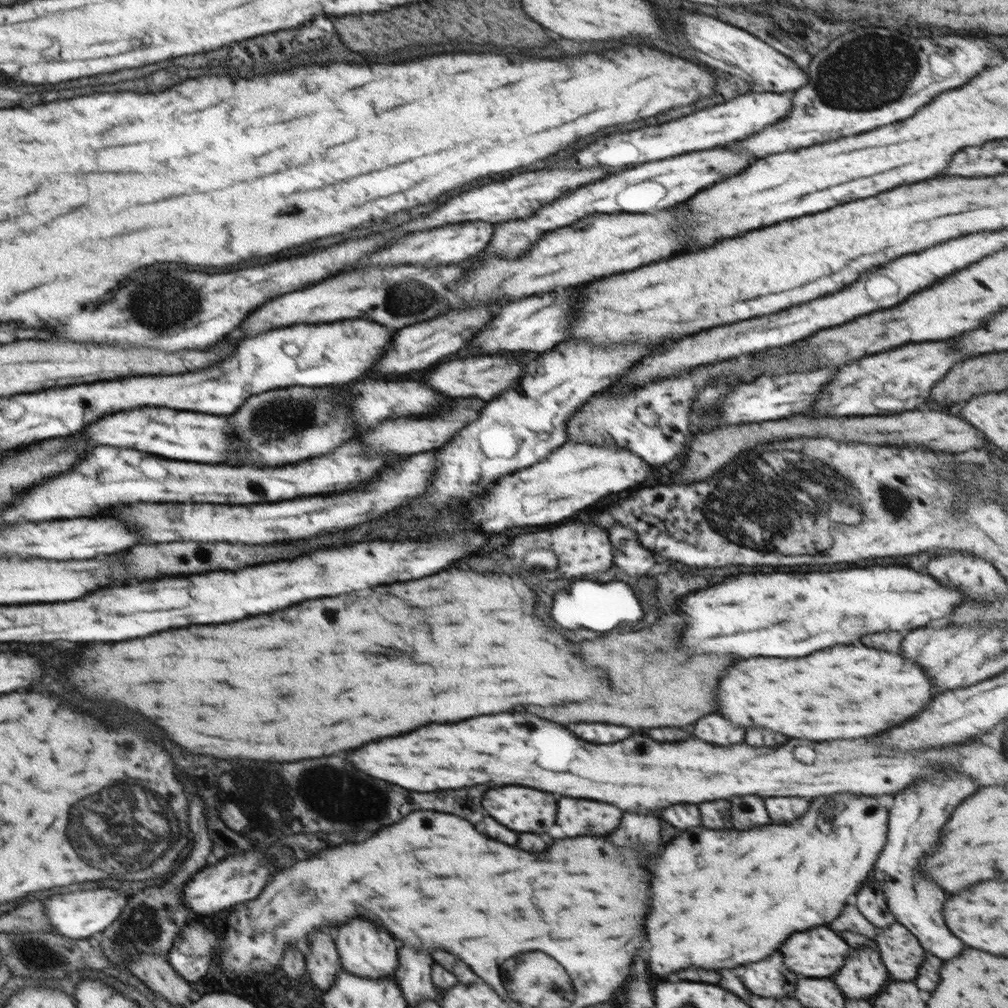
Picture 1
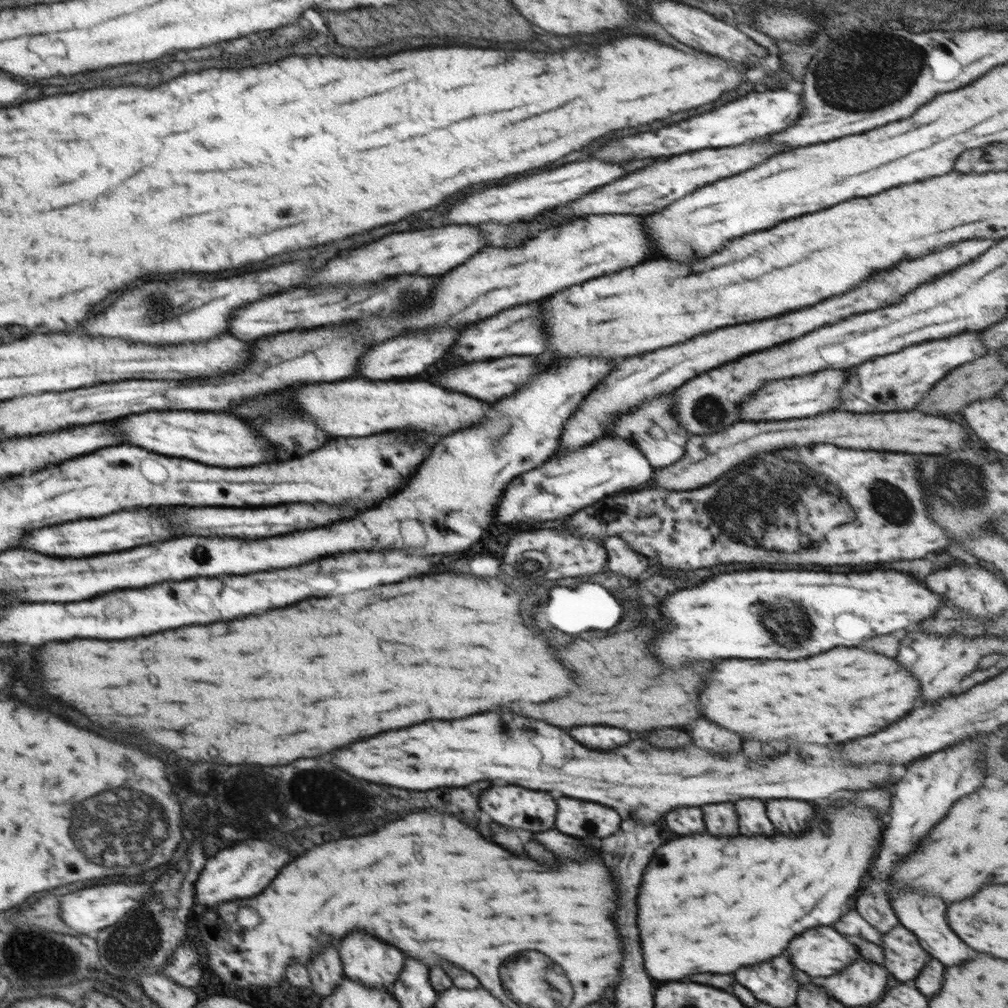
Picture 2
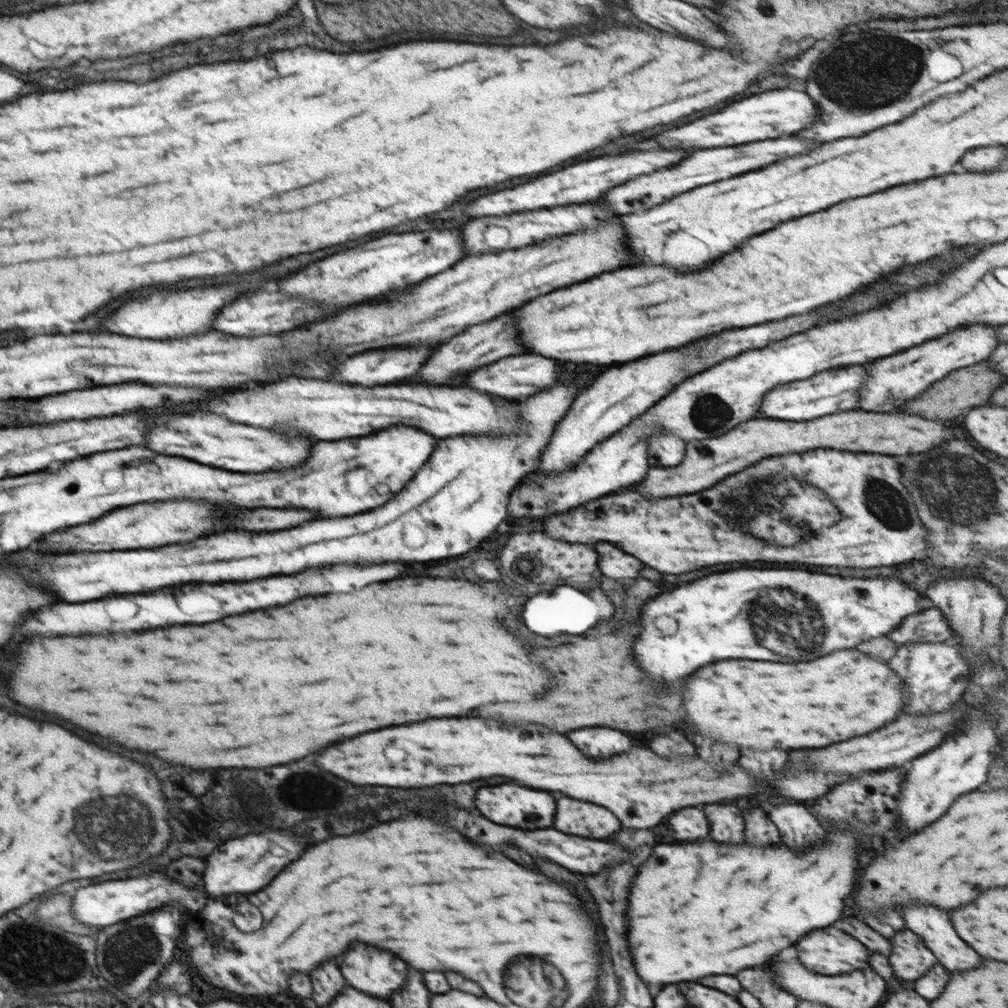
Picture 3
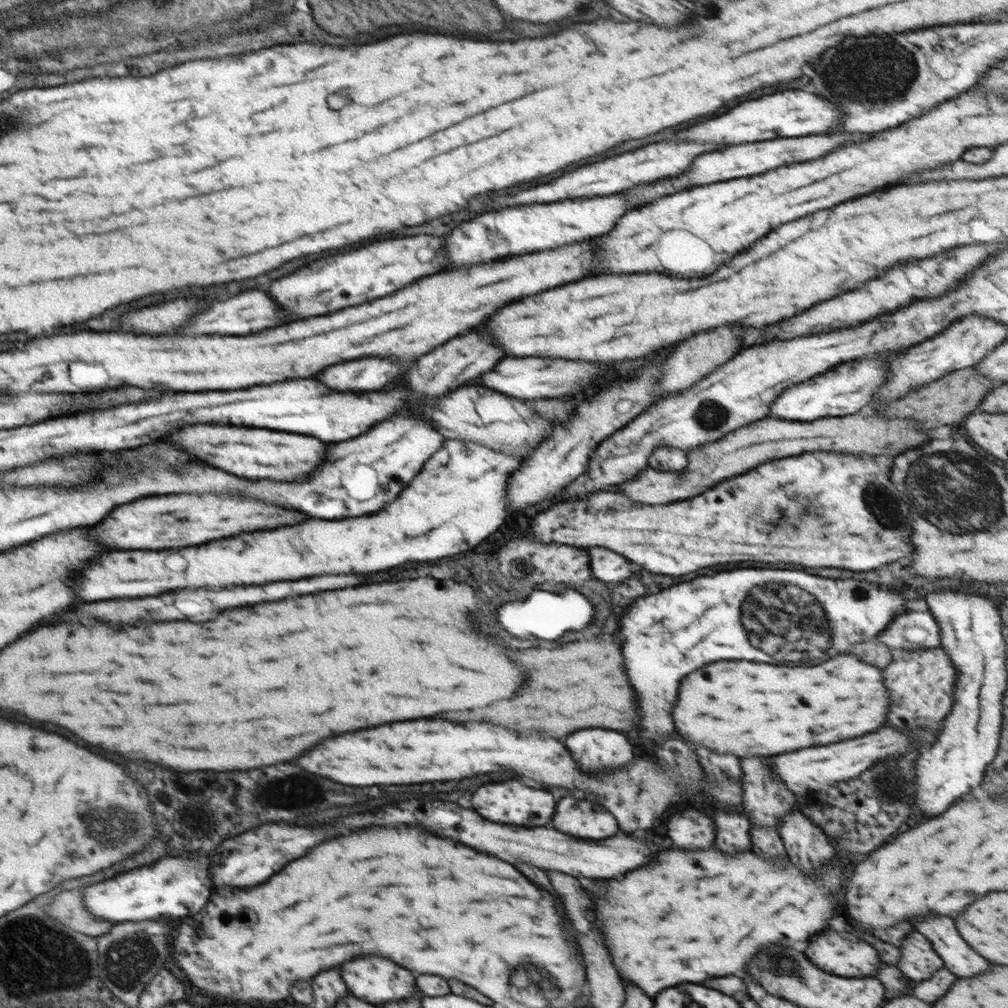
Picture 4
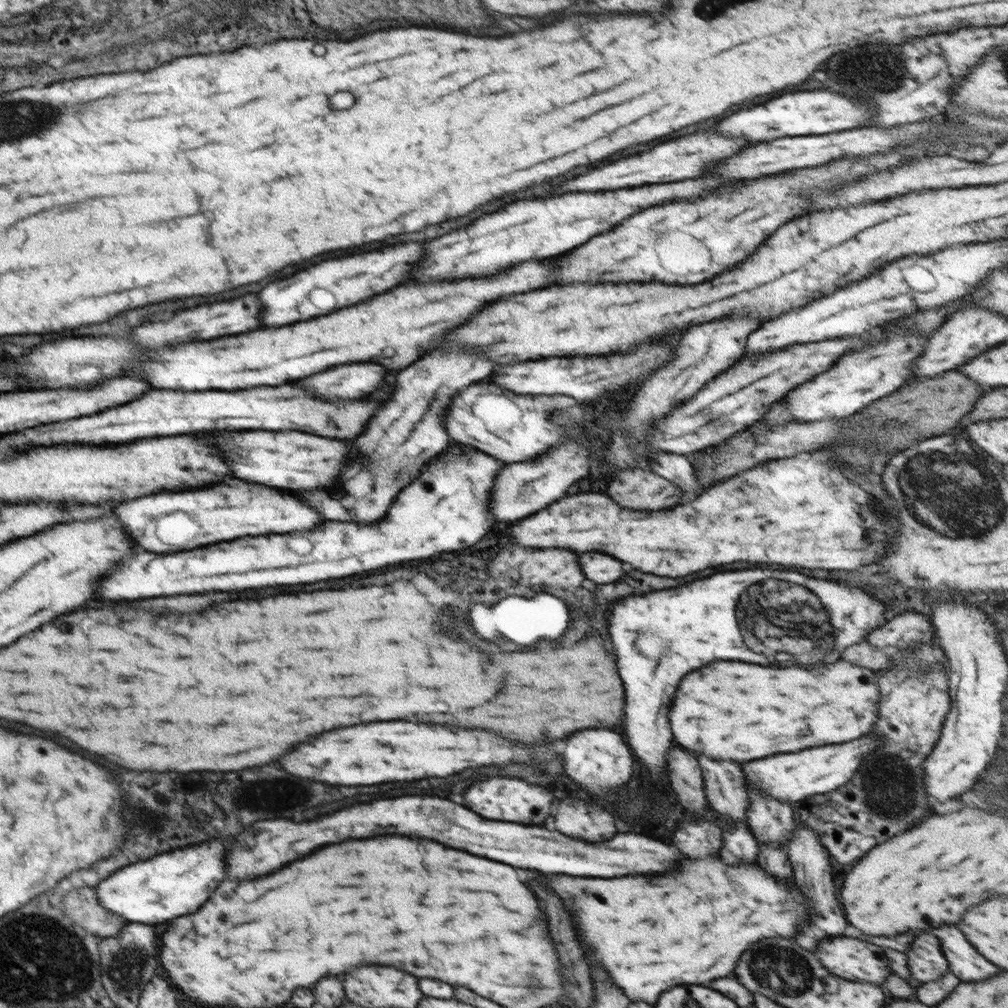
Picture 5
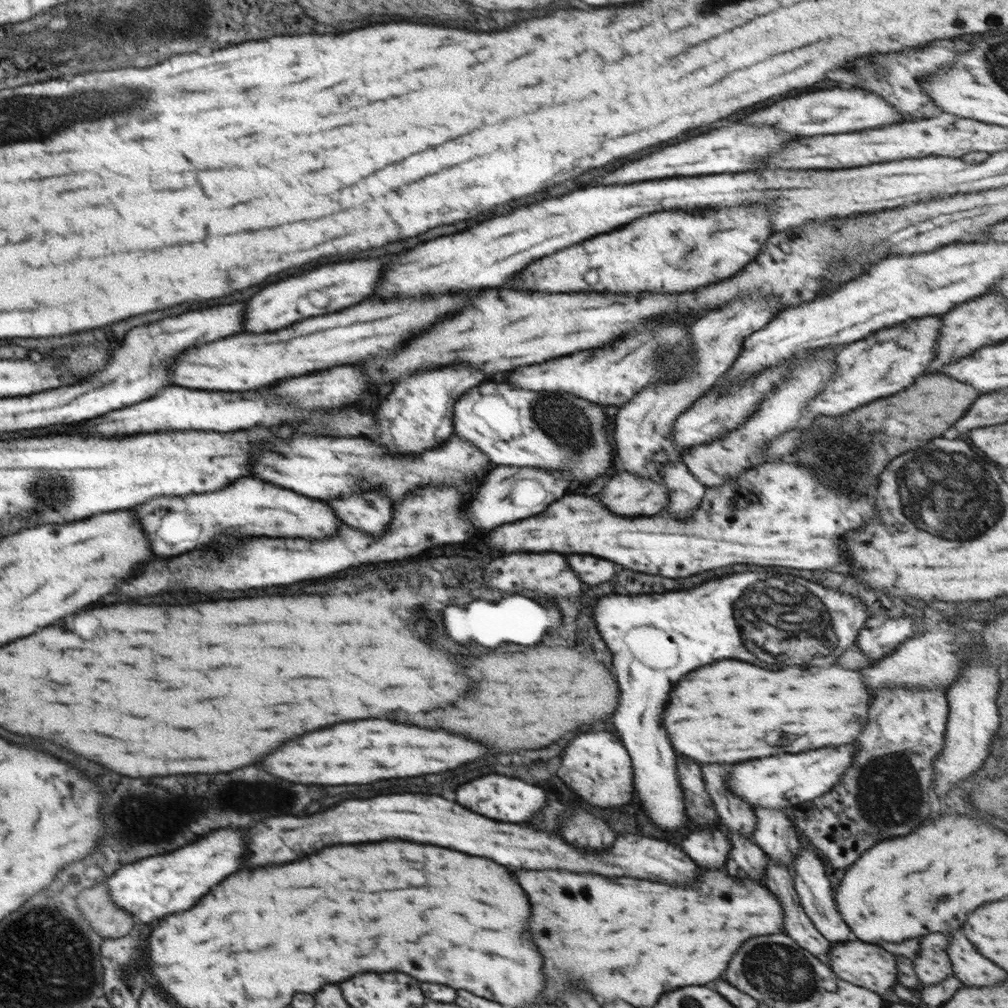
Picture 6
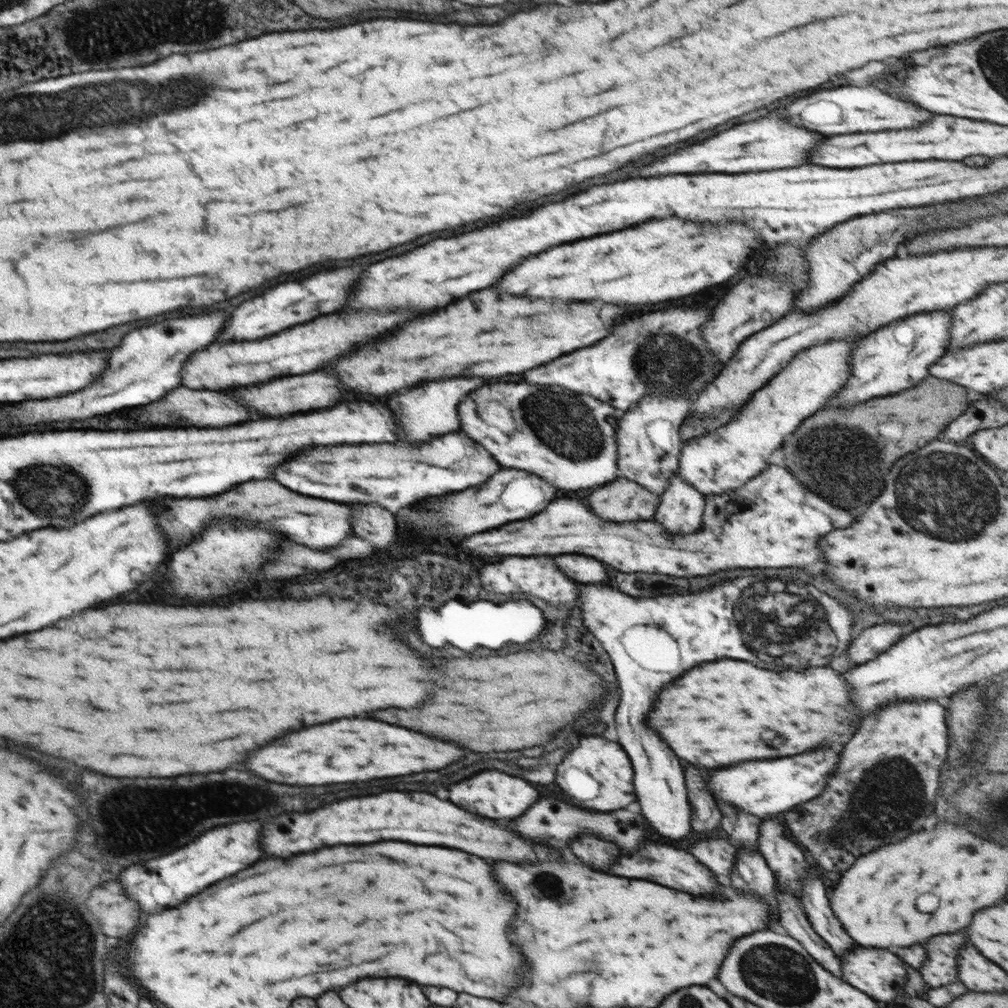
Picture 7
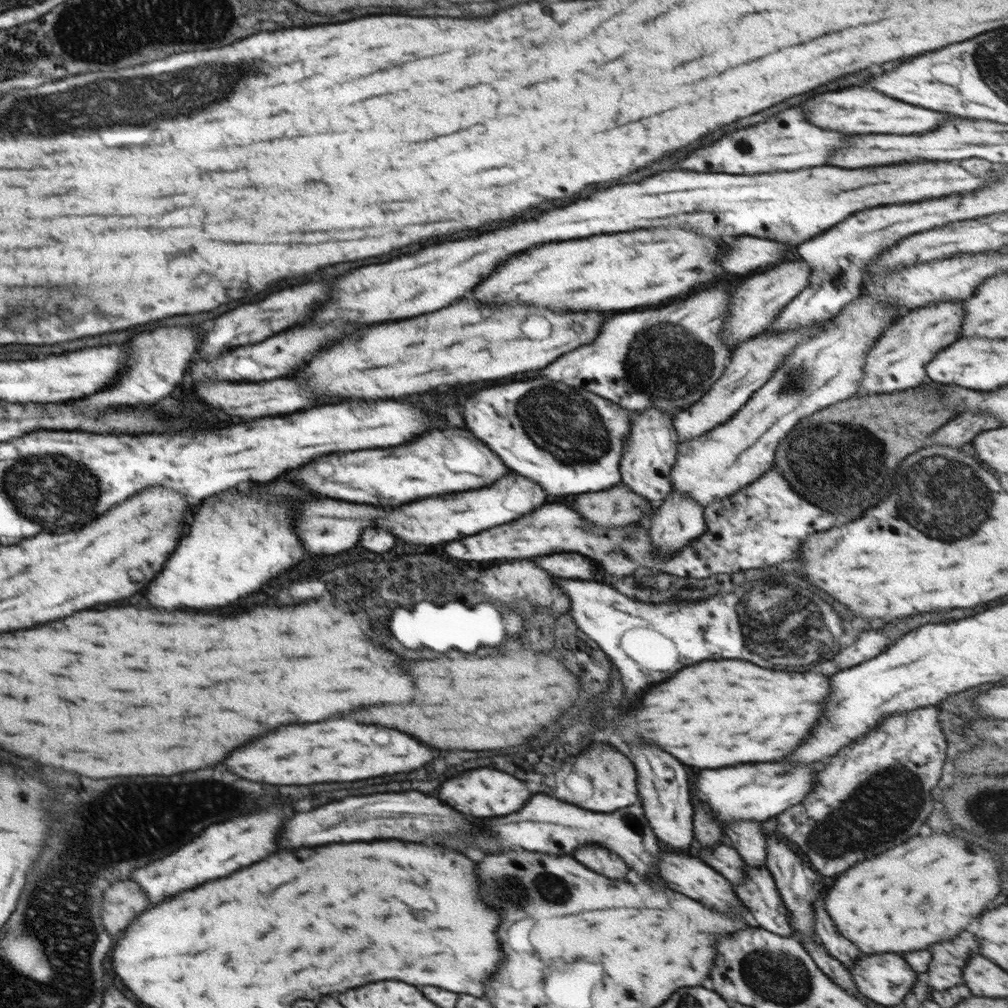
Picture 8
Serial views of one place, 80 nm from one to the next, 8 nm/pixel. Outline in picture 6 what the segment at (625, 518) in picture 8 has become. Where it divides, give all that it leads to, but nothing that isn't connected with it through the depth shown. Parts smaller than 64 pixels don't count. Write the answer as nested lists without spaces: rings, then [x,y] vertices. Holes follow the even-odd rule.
[[[619,469],[598,498],[618,516],[654,516],[668,506],[669,492],[664,484]]]

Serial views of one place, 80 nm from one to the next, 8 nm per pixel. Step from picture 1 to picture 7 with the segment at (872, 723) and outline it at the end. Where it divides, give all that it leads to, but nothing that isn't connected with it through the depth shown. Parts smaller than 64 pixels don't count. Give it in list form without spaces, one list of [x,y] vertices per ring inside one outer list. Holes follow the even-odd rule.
[[[718,660],[700,664],[680,676],[674,684],[666,686],[666,690],[662,690],[656,710],[648,722],[654,726],[654,730],[660,732],[664,742],[680,758],[688,760],[690,764],[708,768],[730,766],[742,760],[794,756],[806,750],[814,750],[822,744],[850,742],[860,718],[856,716],[856,708],[850,698],[850,686],[842,674],[832,668],[808,668],[806,674],[806,667],[802,665],[792,666],[786,672],[778,672],[778,668],[769,664],[763,669],[768,670],[760,670],[754,664],[742,660]]]

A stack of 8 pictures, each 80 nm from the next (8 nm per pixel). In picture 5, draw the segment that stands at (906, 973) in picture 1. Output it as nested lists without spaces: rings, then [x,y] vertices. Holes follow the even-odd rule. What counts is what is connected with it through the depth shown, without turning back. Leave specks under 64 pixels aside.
[[[920,934],[912,942],[908,956],[908,970],[920,982],[932,982],[948,972],[948,962],[938,948],[938,938],[932,934]]]

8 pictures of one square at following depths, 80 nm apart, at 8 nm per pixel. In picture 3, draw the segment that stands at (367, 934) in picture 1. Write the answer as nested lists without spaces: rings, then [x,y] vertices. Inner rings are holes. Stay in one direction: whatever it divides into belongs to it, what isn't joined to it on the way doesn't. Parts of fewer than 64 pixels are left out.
[[[354,942],[352,950],[344,952],[340,970],[350,986],[388,1000],[395,990],[403,989],[406,966],[406,962],[390,952],[376,950],[364,942]]]

